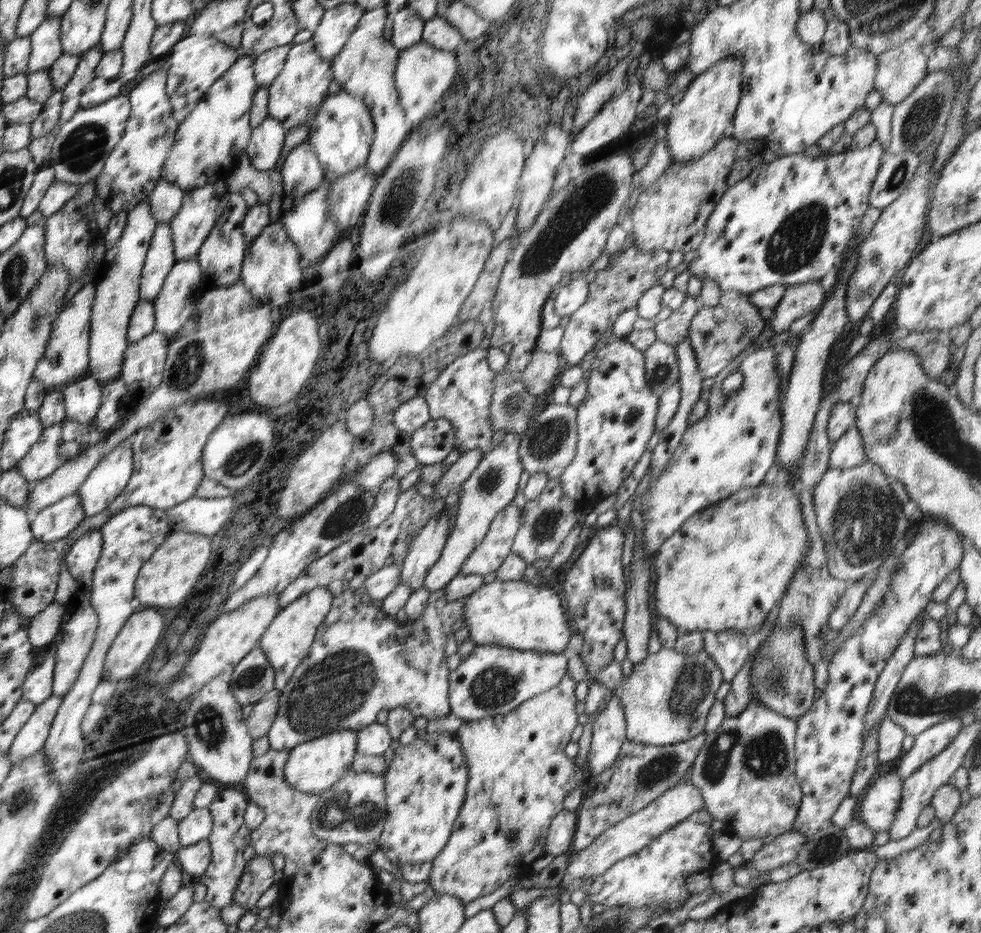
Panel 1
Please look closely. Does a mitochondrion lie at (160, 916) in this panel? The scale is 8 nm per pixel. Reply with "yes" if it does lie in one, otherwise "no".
no

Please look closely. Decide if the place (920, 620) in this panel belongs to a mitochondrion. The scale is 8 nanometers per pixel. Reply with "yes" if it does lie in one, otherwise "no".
no

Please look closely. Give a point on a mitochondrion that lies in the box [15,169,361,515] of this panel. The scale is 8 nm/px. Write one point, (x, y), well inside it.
(190, 360)

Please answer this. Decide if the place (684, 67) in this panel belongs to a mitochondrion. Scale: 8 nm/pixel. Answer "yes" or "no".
no

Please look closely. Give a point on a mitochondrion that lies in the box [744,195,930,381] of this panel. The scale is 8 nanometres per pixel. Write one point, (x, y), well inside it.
(796, 242)

